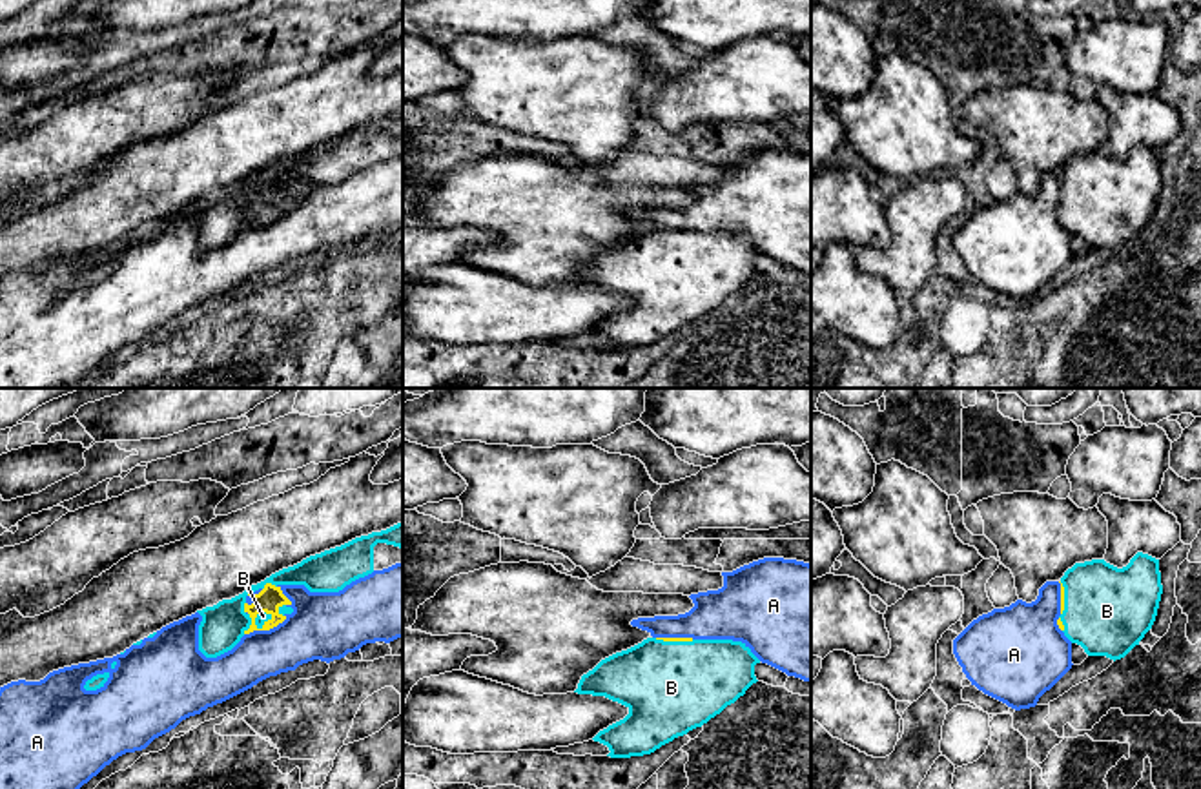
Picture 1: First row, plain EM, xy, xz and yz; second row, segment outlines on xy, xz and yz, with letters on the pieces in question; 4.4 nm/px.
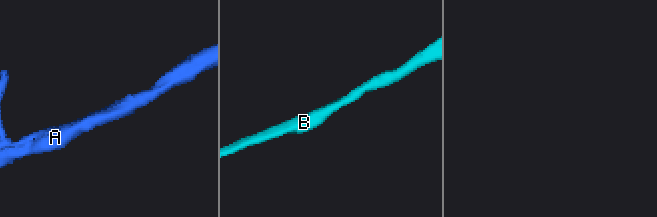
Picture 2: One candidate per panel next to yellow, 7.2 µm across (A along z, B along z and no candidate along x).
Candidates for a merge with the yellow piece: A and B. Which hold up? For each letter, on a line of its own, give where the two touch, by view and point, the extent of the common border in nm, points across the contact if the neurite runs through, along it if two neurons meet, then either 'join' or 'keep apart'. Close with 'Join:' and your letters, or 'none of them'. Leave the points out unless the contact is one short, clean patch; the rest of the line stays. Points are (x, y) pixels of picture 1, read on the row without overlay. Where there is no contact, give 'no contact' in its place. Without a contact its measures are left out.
A: contact xy (265, 221); length 200 nm; keep apart
B: contact xy (256, 208); length 160 nm; join
Join: B

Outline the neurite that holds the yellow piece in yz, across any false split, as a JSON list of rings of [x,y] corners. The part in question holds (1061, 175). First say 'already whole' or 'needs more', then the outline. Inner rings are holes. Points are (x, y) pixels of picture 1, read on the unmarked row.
needs more; [[[1143,144],[1123,160],[1104,151],[1075,155],[1059,175],[1059,220],[1088,248],[1114,253],[1152,220],[1163,186],[1159,151]]]

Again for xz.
needs more; [[[647,230],[601,251],[574,284],[625,297],[629,306],[592,332],[607,337],[611,350],[643,348],[744,288],[758,273],[756,255],[742,233]]]

